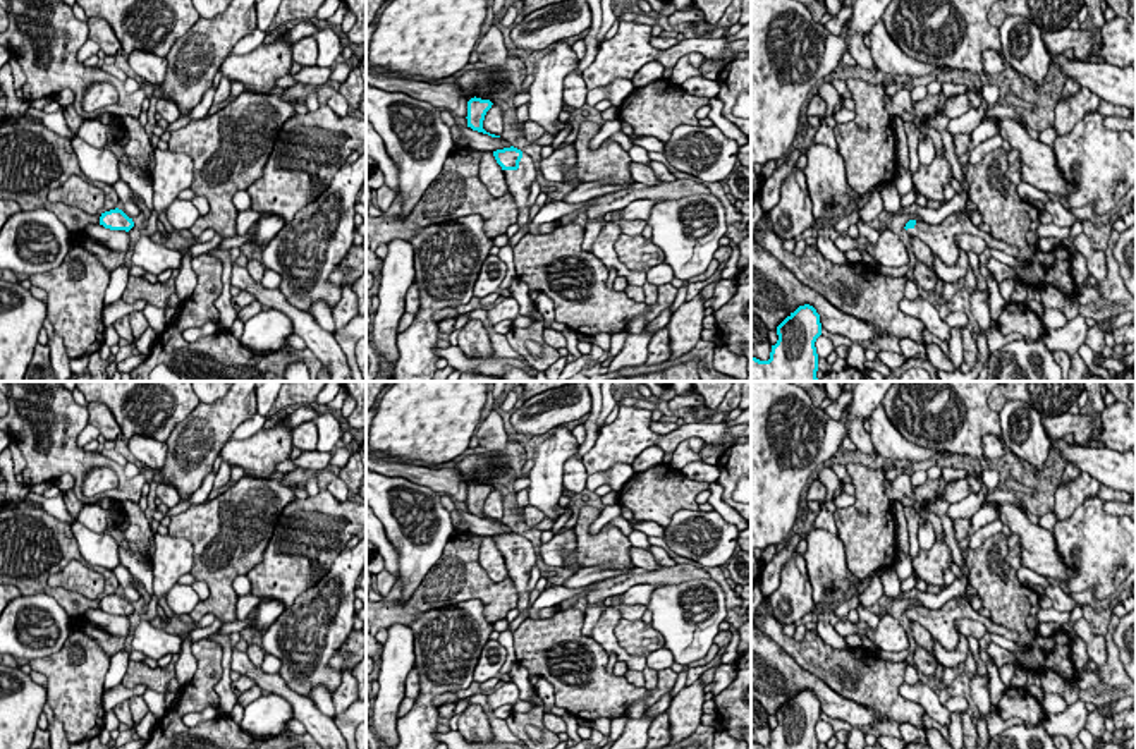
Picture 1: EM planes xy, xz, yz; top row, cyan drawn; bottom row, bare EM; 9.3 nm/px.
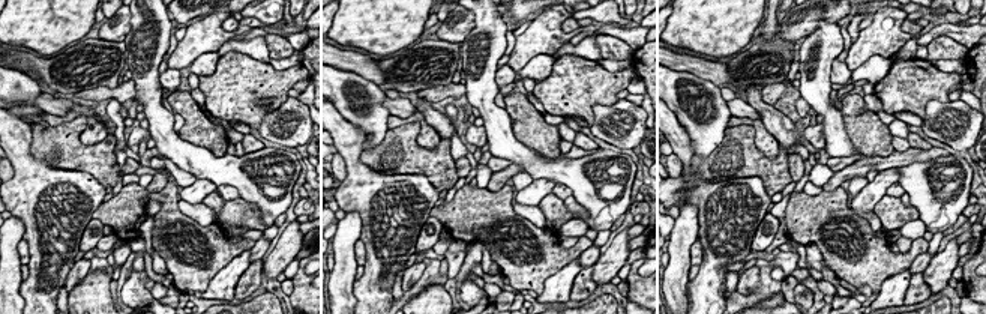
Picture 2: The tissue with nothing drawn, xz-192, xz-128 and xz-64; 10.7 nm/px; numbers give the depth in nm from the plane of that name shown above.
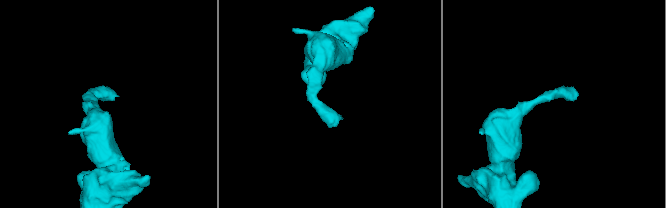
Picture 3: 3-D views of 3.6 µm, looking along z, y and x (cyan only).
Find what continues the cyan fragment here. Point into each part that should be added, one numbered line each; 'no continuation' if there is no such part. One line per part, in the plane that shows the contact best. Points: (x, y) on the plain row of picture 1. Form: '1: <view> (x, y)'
1: xz (519, 566)

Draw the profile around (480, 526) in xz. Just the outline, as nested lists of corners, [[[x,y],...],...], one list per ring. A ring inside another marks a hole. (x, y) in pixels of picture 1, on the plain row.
[[[452,510],[450,512],[452,517],[452,524],[454,527],[459,527],[462,522],[467,526],[467,531],[478,536],[497,536],[497,534],[504,534],[504,533],[510,533],[510,527],[507,527],[502,522],[492,522],[488,519],[473,515],[467,510]]]

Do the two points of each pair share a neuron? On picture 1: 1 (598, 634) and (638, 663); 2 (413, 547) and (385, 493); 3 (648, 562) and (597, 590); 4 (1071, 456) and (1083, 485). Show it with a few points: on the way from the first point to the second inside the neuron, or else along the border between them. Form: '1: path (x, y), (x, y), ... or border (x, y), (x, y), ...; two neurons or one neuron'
1: path (609, 643), (628, 658); one neuron
2: path (401, 533), (397, 523), (389, 514), (389, 507); one neuron
3: border (635, 566), (645, 569), (660, 567); two neurons
4: border (1083, 473), (1100, 485); two neurons

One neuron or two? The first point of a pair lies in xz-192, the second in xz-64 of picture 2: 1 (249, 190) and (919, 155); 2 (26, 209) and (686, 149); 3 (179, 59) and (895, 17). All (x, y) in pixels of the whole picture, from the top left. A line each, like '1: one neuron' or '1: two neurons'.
1: two neurons
2: one neuron
3: one neuron

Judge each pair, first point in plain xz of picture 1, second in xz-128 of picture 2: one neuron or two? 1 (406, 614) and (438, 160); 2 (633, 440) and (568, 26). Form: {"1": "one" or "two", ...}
{"1": "one", "2": "two"}

